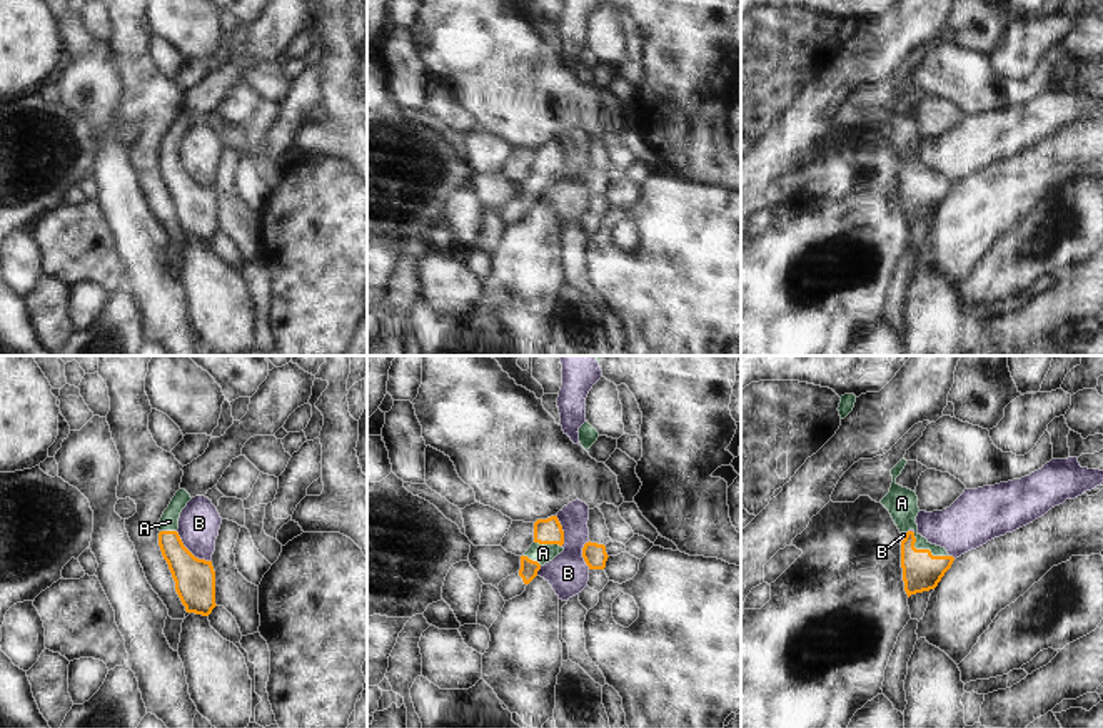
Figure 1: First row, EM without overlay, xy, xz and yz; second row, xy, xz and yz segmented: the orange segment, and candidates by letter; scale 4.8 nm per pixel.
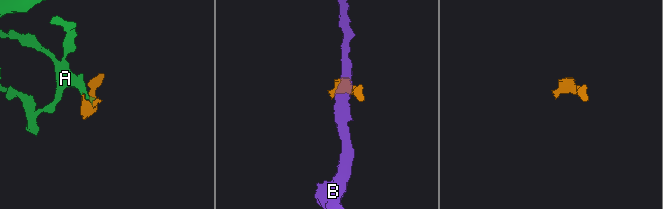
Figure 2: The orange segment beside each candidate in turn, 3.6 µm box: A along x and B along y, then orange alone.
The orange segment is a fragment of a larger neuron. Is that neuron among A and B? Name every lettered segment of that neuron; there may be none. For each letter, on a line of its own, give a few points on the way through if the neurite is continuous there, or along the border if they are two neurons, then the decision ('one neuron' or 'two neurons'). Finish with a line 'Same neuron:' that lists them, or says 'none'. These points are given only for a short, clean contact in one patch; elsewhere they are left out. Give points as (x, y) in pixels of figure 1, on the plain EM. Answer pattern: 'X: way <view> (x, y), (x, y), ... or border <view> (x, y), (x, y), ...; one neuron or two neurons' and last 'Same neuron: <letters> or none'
A: way yz (921, 197), (925, 176), (903, 129); one neuron
B: border xy (176, 157), (196, 182), (211, 187); two neurons
Same neuron: A

